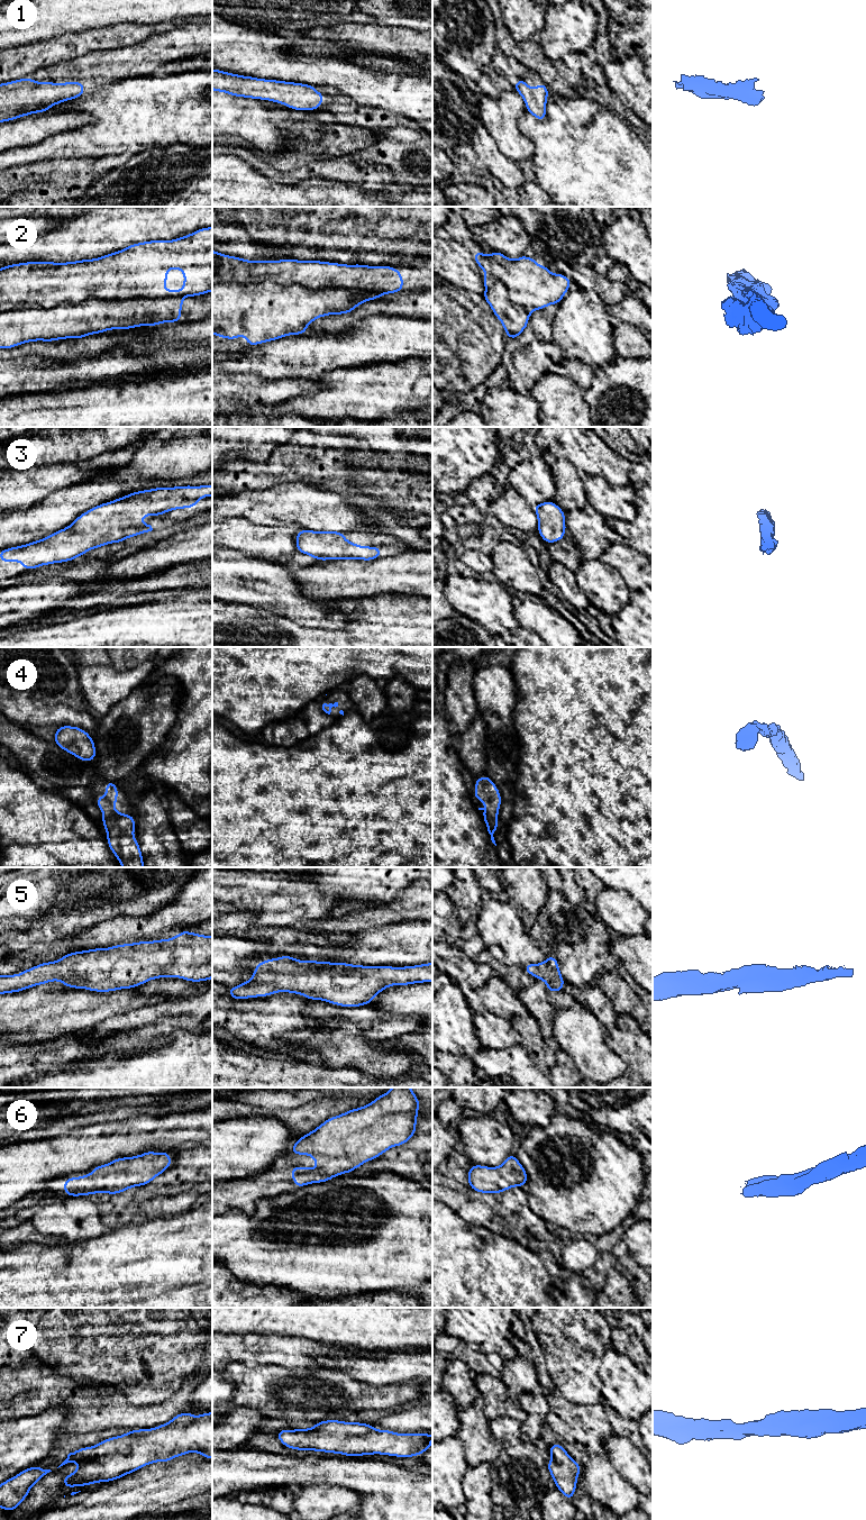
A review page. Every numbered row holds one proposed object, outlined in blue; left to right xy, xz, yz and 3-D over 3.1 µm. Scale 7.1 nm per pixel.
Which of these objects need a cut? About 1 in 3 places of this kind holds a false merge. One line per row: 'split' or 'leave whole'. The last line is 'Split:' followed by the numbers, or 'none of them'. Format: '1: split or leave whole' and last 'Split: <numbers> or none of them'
1: leave whole
2: split
3: leave whole
4: leave whole
5: leave whole
6: leave whole
7: leave whole
Split: 2

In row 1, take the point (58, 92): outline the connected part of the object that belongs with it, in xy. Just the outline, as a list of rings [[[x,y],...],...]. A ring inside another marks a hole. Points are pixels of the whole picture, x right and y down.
[[[27,78],[0,83],[0,122],[48,111],[52,106],[82,97],[84,87],[76,81],[39,83]]]

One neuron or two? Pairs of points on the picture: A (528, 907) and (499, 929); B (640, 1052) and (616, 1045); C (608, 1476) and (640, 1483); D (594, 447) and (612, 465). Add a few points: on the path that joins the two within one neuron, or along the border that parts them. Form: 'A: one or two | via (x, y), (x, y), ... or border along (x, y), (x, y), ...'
A: two | border along (509, 901), (517, 908), (522, 926), (528, 931)
B: one | via (635, 1048), (631, 1045), (621, 1045)
C: two | border along (609, 1461), (614, 1470), (639, 1494)
D: one | via (599, 452), (608, 461)

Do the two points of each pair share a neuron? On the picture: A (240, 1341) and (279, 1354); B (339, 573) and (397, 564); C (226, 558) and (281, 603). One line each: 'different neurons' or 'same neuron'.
A: same neuron
B: same neuron
C: same neuron

